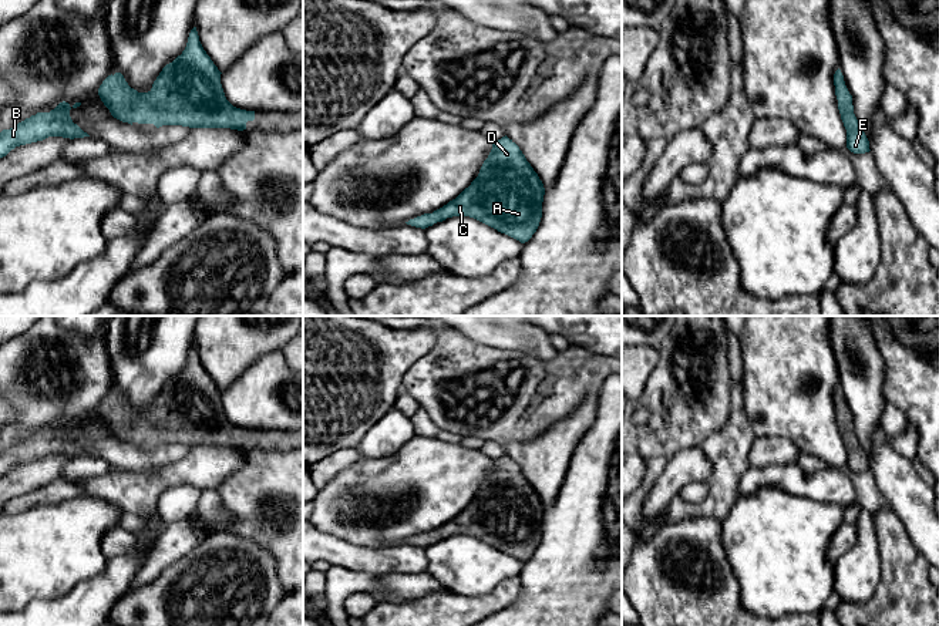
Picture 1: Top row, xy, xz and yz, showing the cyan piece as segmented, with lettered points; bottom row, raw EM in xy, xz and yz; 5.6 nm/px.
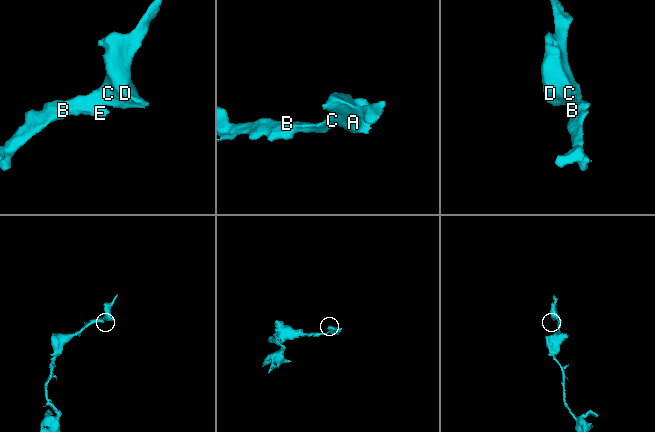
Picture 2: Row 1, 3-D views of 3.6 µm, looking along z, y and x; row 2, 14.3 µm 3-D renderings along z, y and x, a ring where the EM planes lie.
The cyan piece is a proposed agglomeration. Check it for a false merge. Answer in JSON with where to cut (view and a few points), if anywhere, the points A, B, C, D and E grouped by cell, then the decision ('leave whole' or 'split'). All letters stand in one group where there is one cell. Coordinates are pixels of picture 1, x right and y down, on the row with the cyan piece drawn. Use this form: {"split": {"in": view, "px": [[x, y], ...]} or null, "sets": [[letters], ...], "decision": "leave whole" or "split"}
{"split": null, "sets": [["A", "B", "C", "D", "E"]], "decision": "leave whole"}

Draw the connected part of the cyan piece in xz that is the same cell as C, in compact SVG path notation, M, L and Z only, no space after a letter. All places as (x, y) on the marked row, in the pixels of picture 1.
M505 135L494 141L478 176L455 199L405 223L425 229L447 218L470 216L525 243L539 226L543 195L538 174Z

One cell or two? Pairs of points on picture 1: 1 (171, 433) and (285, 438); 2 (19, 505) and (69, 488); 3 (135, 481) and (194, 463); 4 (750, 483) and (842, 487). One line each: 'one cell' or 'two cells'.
1: one cell
2: one cell
3: one cell
4: one cell

